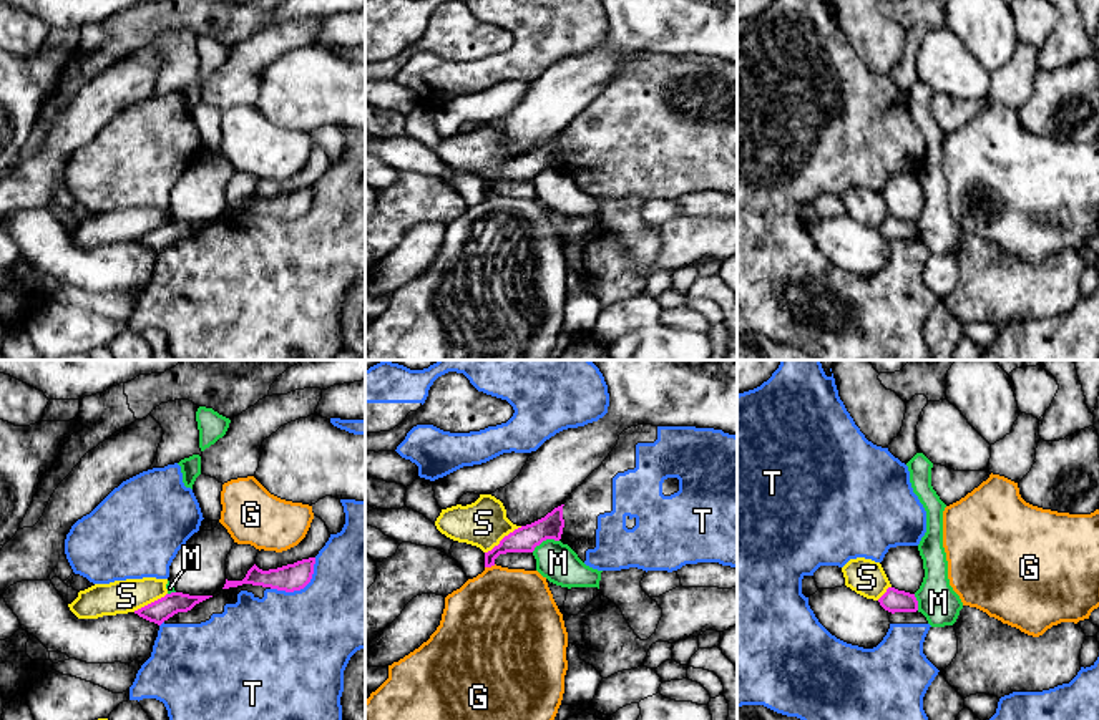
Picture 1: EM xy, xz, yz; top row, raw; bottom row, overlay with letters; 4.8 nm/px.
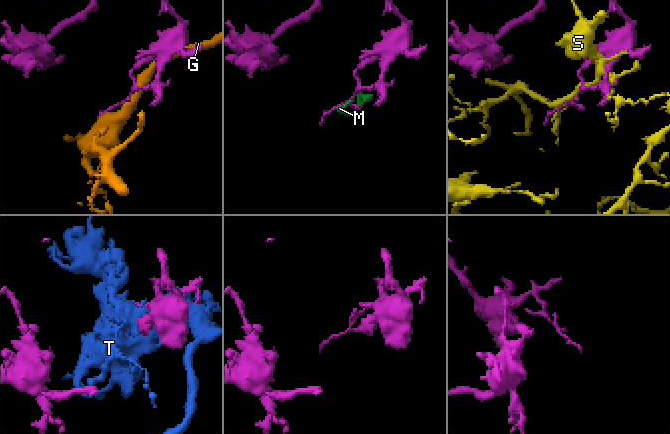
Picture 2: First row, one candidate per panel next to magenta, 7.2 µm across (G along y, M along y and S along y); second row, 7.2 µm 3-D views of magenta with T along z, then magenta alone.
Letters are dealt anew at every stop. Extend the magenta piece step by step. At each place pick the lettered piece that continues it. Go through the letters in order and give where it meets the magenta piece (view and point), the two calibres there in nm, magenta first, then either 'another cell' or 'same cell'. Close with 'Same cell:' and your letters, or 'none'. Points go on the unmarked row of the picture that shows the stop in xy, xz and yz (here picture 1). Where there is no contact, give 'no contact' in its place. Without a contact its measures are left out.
G: meets magenta in xz at (490, 194); 130 nm thick on the magenta side, 460 nm on the other; another cell
M: meets magenta in xz at (545, 168); 130 nm thick on the magenta side, 190 nm on the other; another cell
S: meets magenta in xz at (503, 166); 130 nm thick on the magenta side, 220 nm on the other; another cell
T: meets magenta in xy at (301, 216); 130 nm thick on the magenta side, 480 nm on the other; another cell
Same cell: none

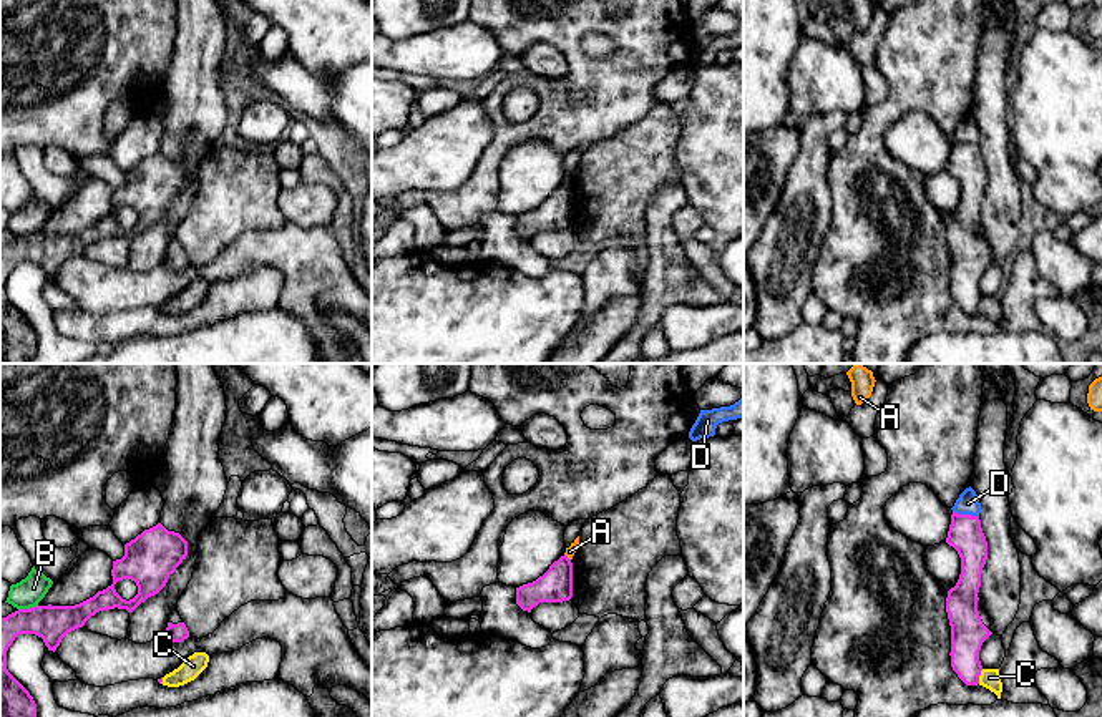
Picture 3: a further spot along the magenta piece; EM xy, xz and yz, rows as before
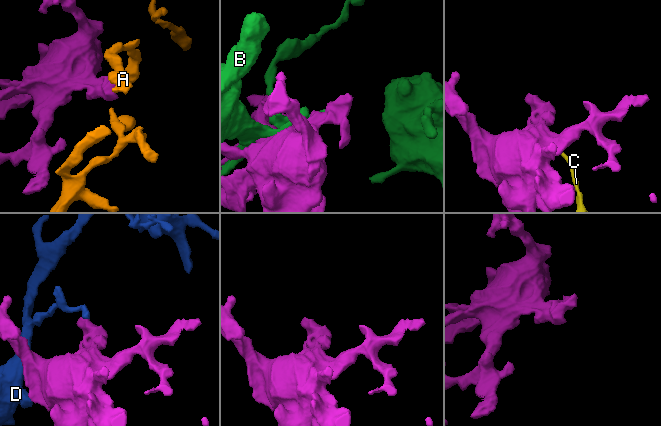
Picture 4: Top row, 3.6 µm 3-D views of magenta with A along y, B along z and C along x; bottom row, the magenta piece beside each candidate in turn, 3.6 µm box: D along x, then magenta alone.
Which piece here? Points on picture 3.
A: meets magenta in xz at (566, 185); 160 nm thick on the magenta side, 50 nm on the other; another cell
B: meets magenta in xy at (27, 238); 180 nm thick on the magenta side, 140 nm on the other; another cell
C: meets magenta in yz at (980, 302); 170 nm thick on the magenta side, 100 nm on the other; another cell
D: meets magenta in yz at (966, 143); 170 nm thick on the magenta side, 110 nm on the other; another cell
Same cell: none

